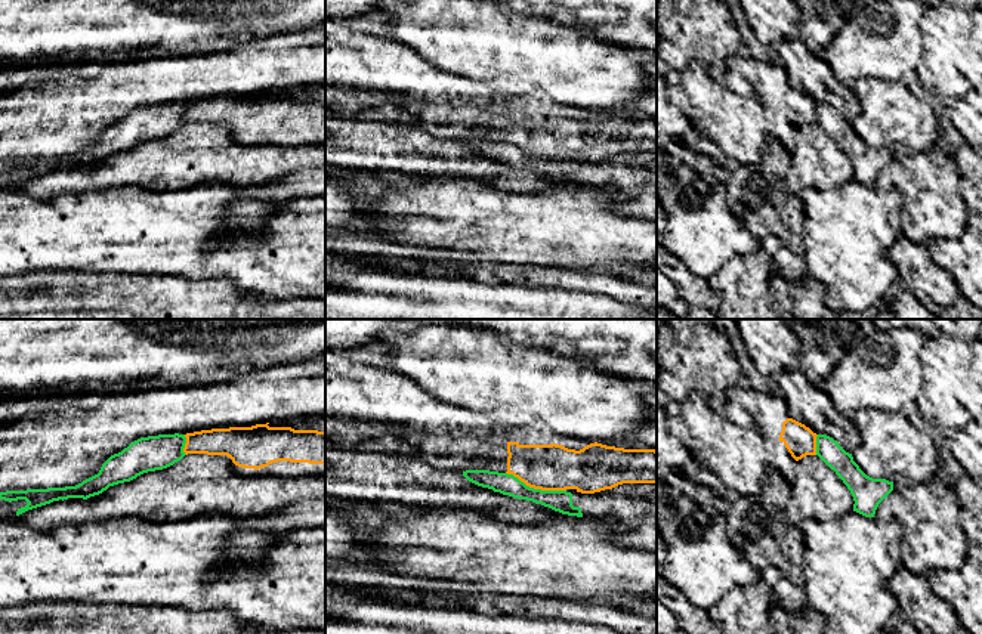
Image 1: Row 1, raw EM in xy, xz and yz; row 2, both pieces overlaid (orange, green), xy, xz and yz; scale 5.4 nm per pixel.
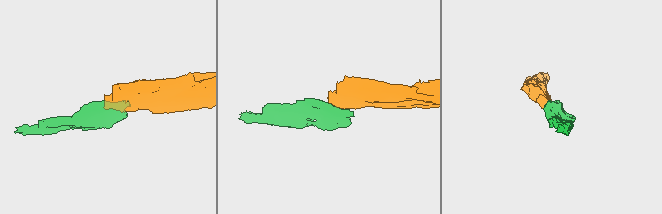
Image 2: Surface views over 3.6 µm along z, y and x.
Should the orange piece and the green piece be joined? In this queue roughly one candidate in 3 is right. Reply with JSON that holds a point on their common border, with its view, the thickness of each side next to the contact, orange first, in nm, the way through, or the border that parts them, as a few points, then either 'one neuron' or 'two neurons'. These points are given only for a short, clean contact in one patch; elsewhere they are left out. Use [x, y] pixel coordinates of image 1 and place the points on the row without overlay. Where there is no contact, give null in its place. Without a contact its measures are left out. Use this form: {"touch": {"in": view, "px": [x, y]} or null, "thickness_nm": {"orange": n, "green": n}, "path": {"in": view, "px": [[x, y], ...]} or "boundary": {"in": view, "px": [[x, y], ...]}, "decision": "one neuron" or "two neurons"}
{"touch": {"in": "xz", "px": [536, 157]}, "thickness_nm": {"orange": 260, "green": 120}, "boundary": {"in": "xz", "px": [[506, 141], [534, 157], [565, 160]]}, "decision": "two neurons"}

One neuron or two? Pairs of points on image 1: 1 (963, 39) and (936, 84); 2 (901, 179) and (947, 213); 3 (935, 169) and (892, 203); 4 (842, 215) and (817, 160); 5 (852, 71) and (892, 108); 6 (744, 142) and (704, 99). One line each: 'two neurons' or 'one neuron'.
1: one neuron
2: one neuron
3: two neurons
4: two neurons
5: two neurons
6: one neuron

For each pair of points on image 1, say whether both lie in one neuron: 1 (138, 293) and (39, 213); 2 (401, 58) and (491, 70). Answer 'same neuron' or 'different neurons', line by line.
1: different neurons
2: different neurons

